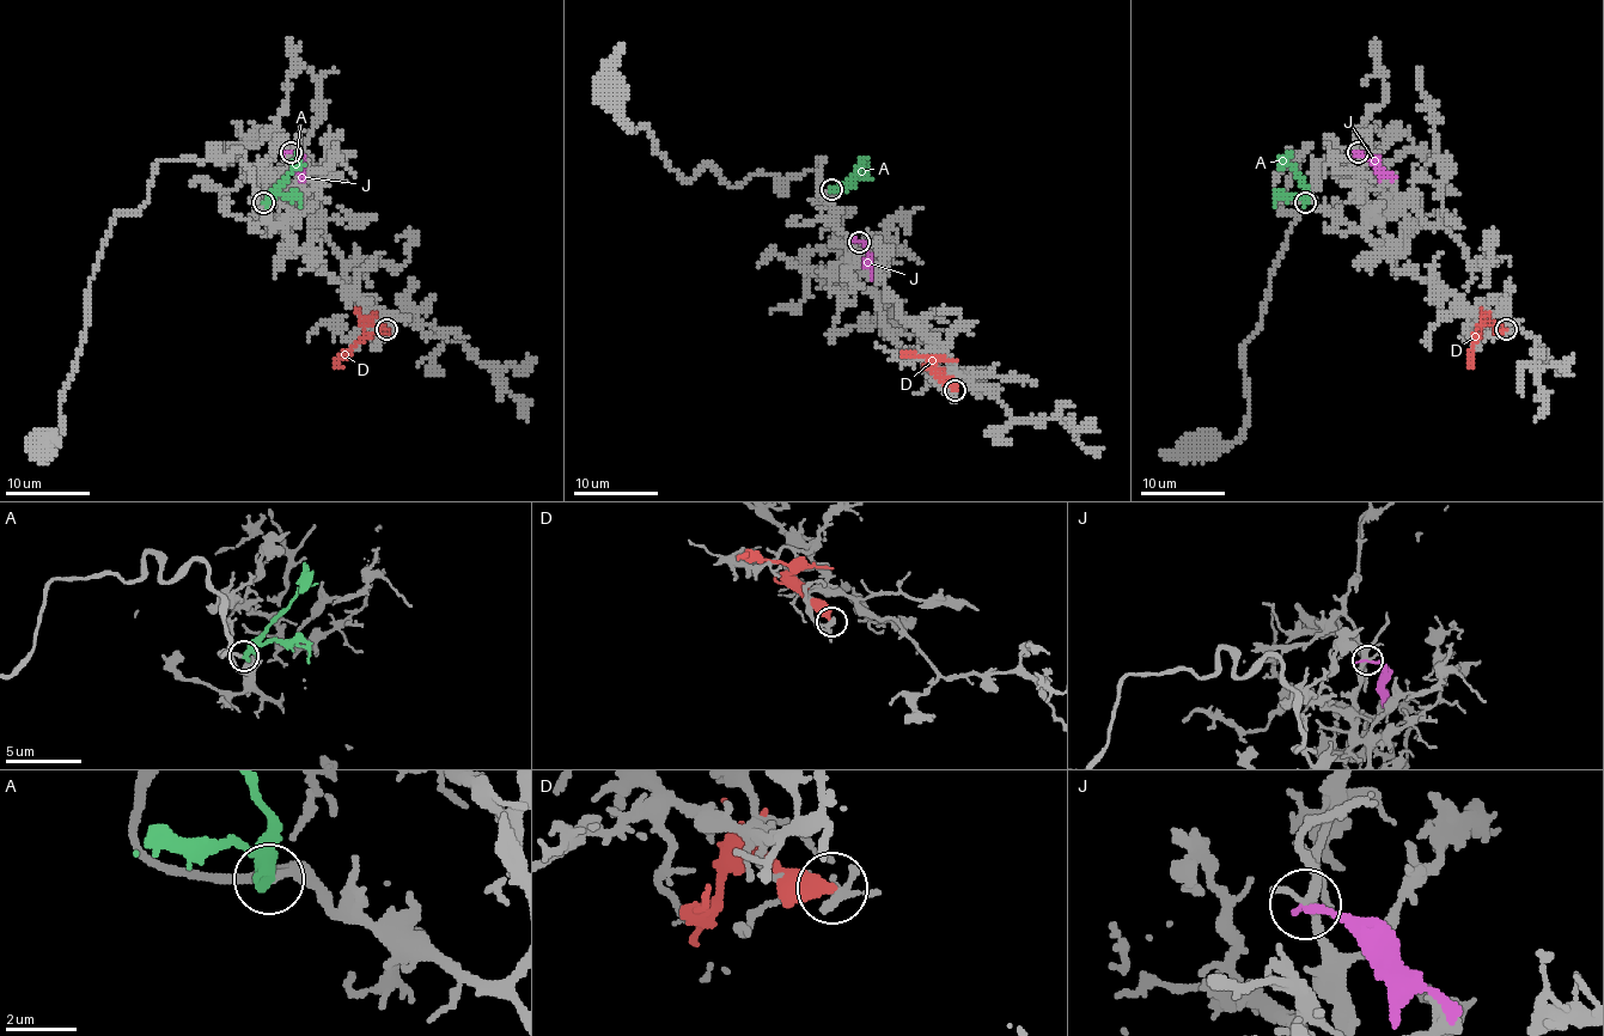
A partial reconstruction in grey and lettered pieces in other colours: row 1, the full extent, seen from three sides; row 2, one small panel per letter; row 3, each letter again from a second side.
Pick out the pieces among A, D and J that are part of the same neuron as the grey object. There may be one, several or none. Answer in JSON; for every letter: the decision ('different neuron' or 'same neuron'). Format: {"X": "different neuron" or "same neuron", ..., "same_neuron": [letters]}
{"A": "same neuron", "D": "different neuron", "J": "different neuron", "same_neuron": ["A"]}

